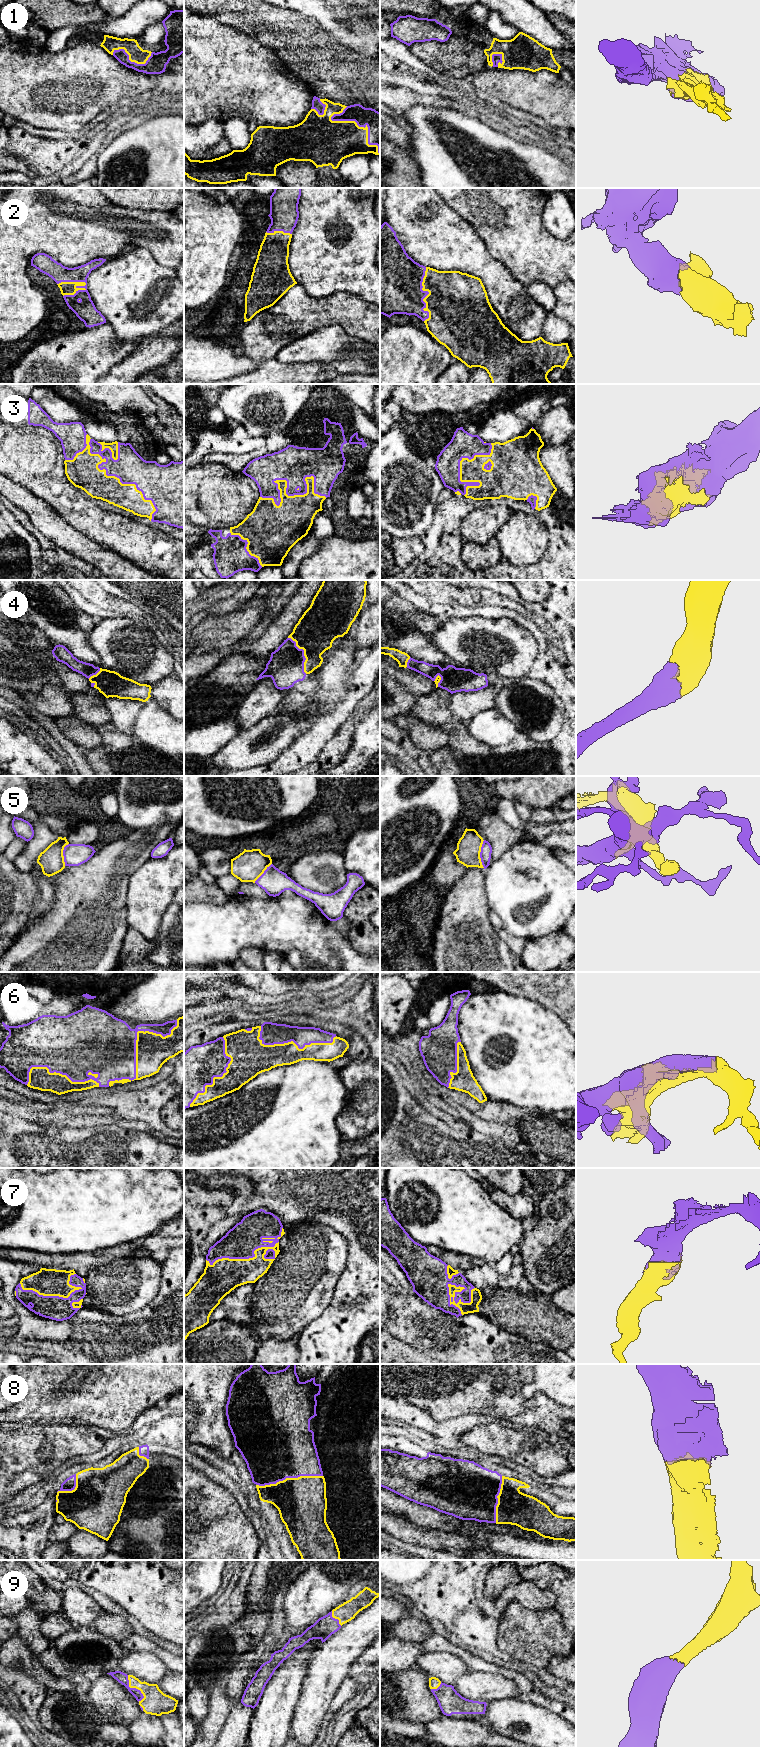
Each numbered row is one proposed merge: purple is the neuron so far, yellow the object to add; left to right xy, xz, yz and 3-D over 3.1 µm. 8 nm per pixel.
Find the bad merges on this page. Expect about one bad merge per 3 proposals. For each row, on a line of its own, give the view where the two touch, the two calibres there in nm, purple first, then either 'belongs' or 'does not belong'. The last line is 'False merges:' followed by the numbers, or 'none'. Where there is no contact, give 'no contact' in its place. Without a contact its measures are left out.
1: contact in xz; calibres 200 and 300 nm; belongs
2: contact in xy; calibres 170 and 110 nm; belongs
3: contact in xy; calibres 240 and 260 nm; belongs
4: contact in xz; calibres 280 and 320 nm; belongs
5: contact in yz; calibres 90 and 190 nm; does not belong
6: contact in xy; calibres 480 and 280 nm; belongs
7: contact in xz; calibres 260 and 260 nm; belongs
8: contact in xz; calibres 500 and 400 nm; belongs
9: contact in xy; calibres 90 and 200 nm; belongs
False merges: 5

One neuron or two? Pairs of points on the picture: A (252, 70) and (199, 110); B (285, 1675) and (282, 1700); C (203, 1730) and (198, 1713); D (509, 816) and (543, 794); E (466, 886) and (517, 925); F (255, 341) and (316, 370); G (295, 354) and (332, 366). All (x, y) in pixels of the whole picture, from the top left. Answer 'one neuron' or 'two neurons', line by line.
A: one neuron
B: one neuron
C: two neurons
D: two neurons
E: two neurons
F: two neurons
G: two neurons

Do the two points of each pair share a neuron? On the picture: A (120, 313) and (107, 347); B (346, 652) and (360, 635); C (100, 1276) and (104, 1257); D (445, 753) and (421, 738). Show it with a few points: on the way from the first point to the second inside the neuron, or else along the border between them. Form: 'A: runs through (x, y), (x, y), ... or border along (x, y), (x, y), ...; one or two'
A: border along (106, 321), (120, 339), (135, 339); two
B: border along (351, 636), (357, 650); two
C: border along (124, 1256), (89, 1271); two
D: border along (446, 745), (430, 752); two

